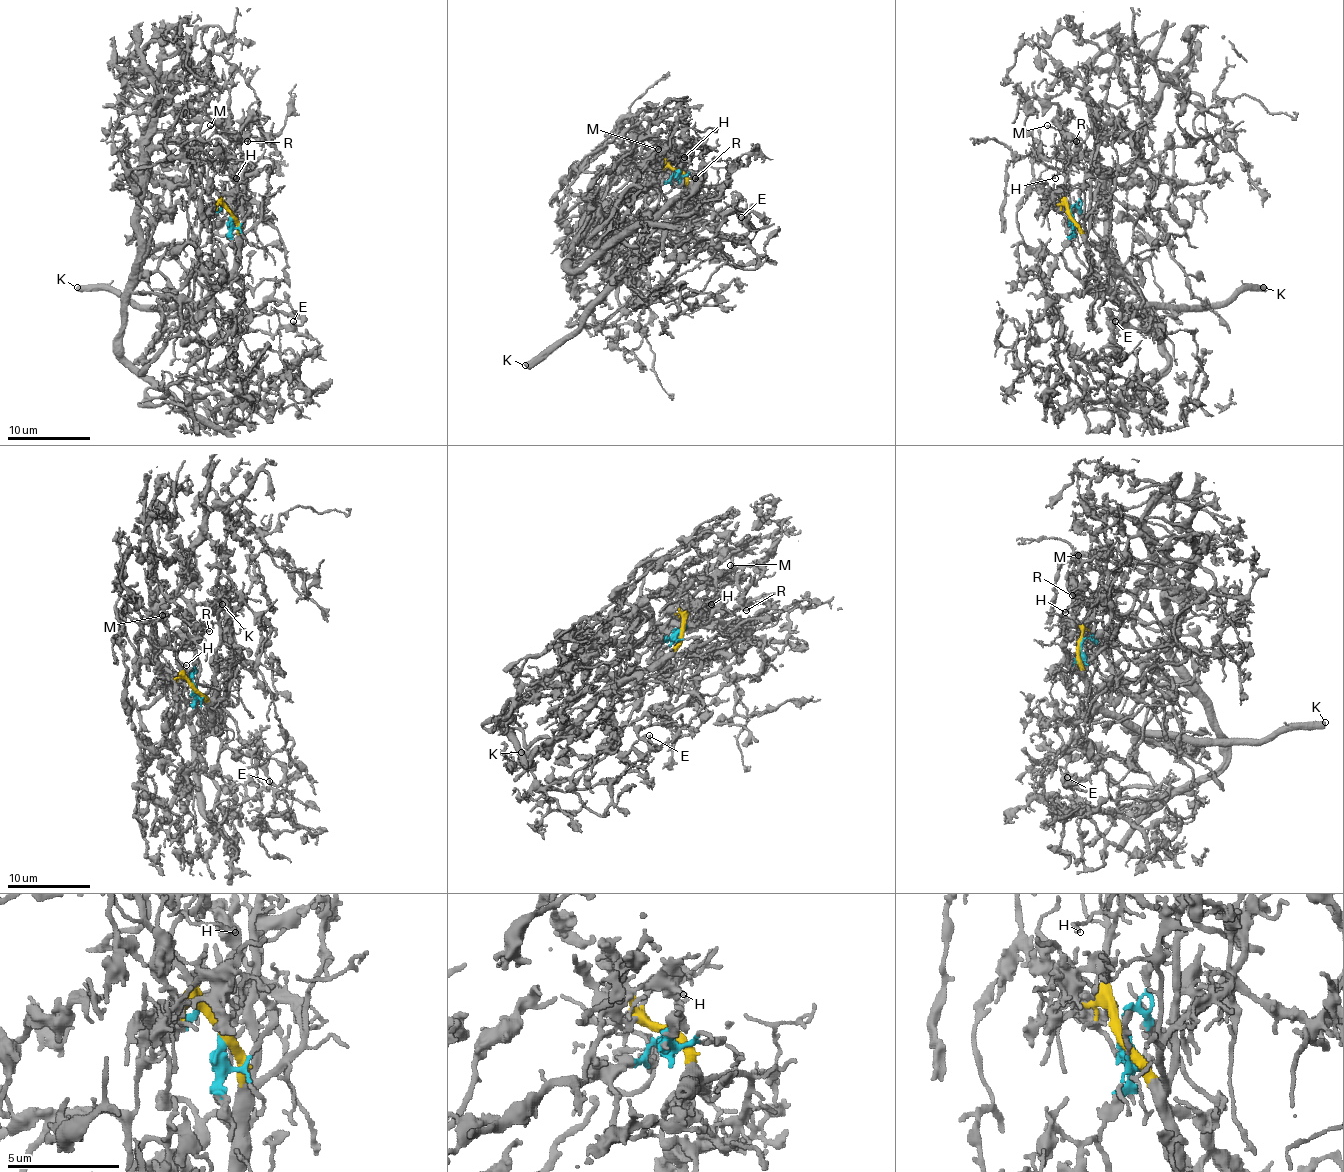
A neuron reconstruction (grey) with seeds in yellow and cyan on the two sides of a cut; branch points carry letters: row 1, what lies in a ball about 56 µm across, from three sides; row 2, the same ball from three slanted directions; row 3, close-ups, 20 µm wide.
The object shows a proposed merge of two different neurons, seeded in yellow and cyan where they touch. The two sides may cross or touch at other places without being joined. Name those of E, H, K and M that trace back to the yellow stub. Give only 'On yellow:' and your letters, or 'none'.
On yellow: H, K, M

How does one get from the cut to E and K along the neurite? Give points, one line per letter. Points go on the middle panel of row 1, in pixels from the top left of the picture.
E: (679, 171), (650, 181), (646, 192), (642, 229), (663, 245), (704, 229), (741, 237), (749, 229), (741, 216)
K: (679, 171), (685, 179), (685, 187), (650, 223), (625, 272), (586, 318), (524, 365)

